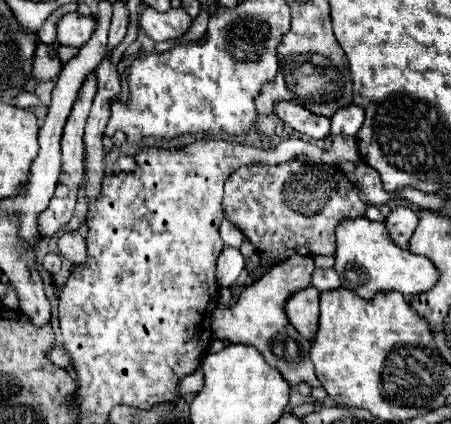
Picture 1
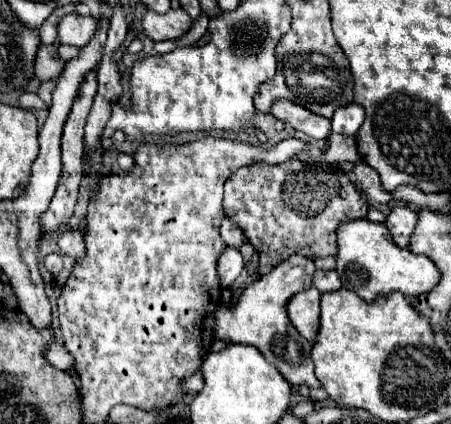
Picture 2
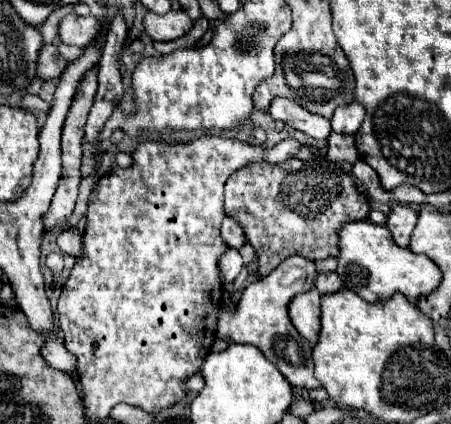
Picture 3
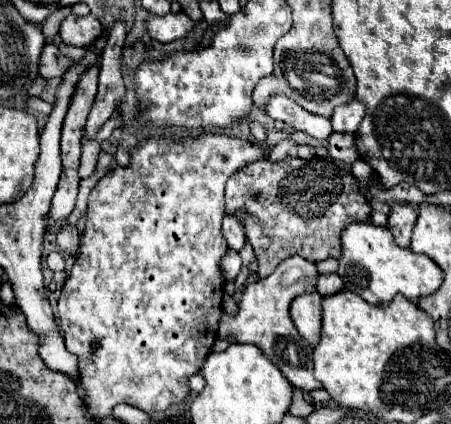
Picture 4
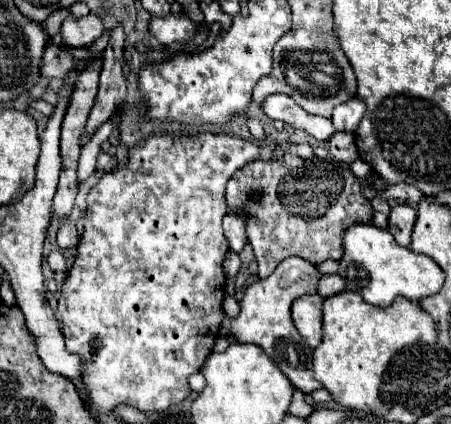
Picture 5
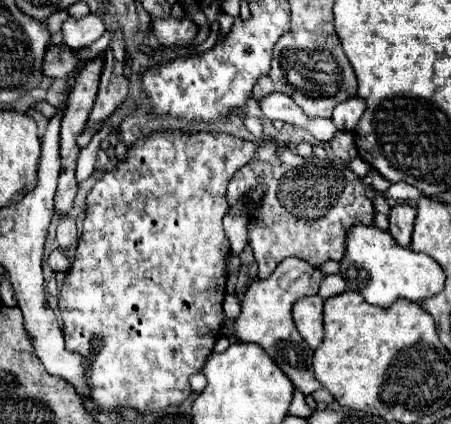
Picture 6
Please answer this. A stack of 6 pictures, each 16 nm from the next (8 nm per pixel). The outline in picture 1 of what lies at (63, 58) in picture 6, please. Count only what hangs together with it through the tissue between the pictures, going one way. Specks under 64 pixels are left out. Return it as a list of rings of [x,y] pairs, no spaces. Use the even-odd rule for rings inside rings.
[[[40,44],[38,50],[36,50],[36,56],[34,56],[34,70],[32,70],[32,76],[36,80],[52,80],[60,74],[64,62],[58,58],[58,52],[54,46],[46,46],[46,44]]]

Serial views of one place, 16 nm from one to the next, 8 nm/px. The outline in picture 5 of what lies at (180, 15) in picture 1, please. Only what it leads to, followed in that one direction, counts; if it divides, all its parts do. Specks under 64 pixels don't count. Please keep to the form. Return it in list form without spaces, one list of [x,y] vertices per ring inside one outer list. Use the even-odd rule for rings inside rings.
[[[166,16],[166,18],[150,18],[150,34],[164,46],[174,42],[188,42],[196,34],[196,24],[188,16]]]

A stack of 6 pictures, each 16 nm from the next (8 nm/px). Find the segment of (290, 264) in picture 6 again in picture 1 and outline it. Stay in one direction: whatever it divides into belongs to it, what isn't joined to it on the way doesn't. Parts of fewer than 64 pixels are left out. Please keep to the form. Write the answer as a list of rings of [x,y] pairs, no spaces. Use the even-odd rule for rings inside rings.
[[[290,256],[288,260],[276,264],[268,274],[246,286],[240,294],[240,298],[224,310],[224,316],[220,318],[220,328],[216,330],[216,336],[224,342],[232,344],[246,344],[254,346],[268,364],[272,364],[288,384],[298,386],[302,382],[310,384],[312,388],[320,386],[314,364],[310,360],[310,342],[292,328],[284,304],[294,294],[308,286],[312,286],[312,272],[314,272],[314,260],[308,256]]]

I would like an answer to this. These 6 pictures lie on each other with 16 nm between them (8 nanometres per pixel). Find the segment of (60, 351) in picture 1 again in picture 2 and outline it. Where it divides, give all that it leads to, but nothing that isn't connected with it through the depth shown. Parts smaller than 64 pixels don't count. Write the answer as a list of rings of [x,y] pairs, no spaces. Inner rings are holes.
[[[50,342],[48,348],[44,350],[44,358],[58,370],[64,370],[64,372],[72,372],[74,370],[74,356],[70,356],[70,352],[56,342]]]

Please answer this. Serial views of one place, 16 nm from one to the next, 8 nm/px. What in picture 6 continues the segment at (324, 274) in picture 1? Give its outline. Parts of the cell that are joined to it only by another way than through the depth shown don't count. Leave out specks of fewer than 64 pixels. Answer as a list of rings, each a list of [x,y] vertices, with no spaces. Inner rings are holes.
[[[334,274],[334,276],[326,276],[326,278],[322,280],[318,296],[320,296],[322,300],[328,300],[328,298],[340,294],[340,292],[346,292],[346,290],[348,290],[348,288],[346,288],[344,278],[342,278],[340,274]]]

